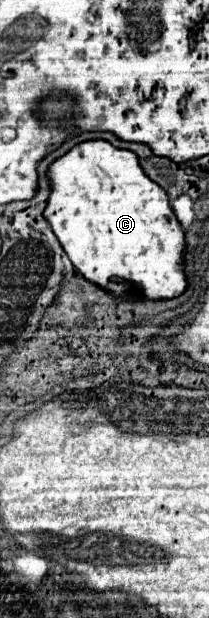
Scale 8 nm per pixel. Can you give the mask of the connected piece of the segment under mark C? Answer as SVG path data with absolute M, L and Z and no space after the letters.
M104 140L82 142L66 156L58 158L48 174L52 192L44 214L78 274L110 292L114 298L128 298L134 294L148 300L170 300L184 294L188 288L184 274L184 230L170 208L170 198L166 198L160 186L154 186L154 182L146 178L134 152L118 150Z

